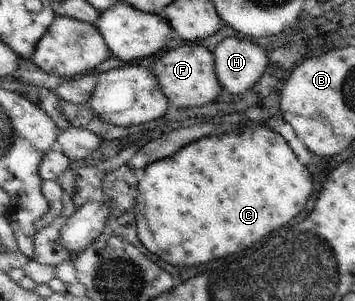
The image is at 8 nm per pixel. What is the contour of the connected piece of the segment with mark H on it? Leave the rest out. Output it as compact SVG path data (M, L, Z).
M237 37L221 41L213 51L220 85L235 96L251 90L263 77L269 54L262 47Z

